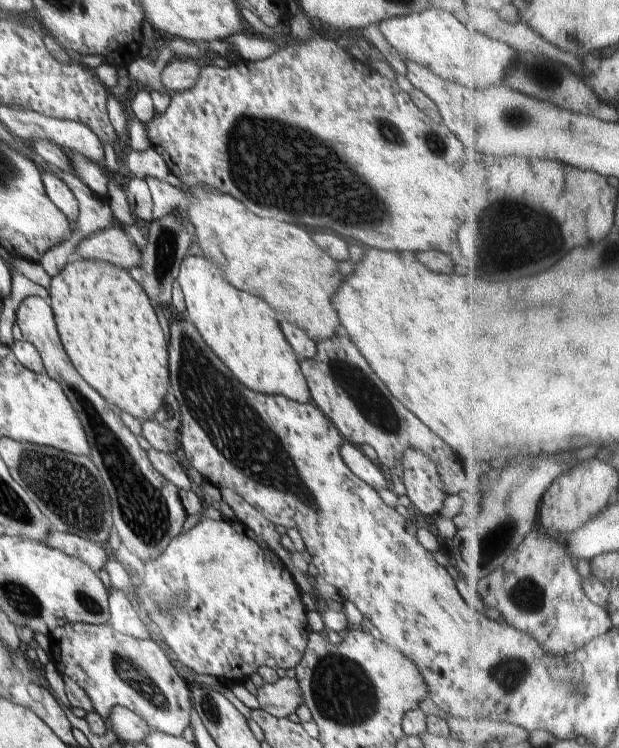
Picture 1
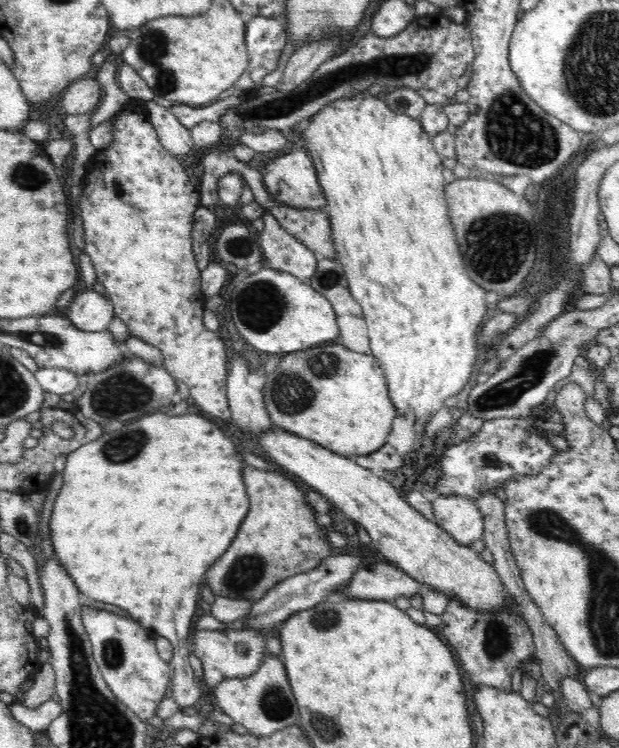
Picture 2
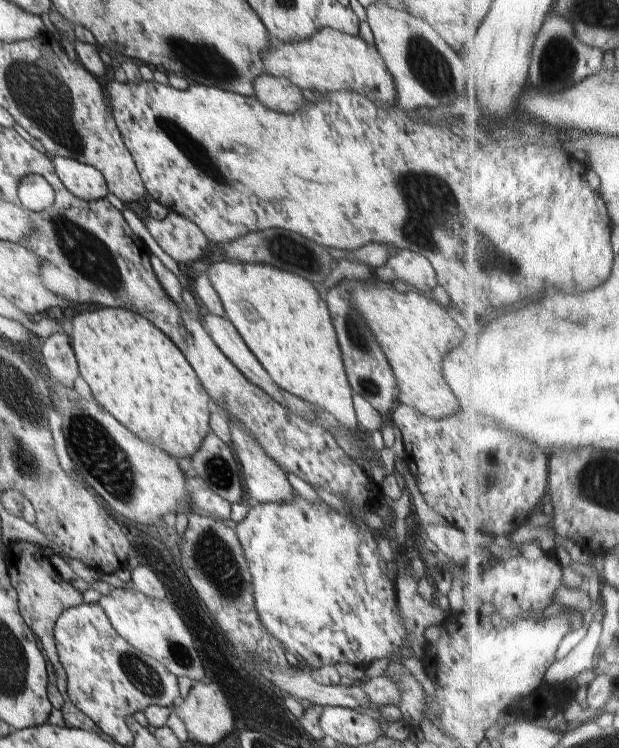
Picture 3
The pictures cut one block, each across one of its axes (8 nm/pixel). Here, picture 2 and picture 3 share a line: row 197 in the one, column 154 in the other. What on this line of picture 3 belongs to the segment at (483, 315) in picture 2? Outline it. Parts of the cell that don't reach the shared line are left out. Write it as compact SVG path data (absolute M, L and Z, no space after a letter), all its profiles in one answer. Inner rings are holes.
M103 307L76 314L69 333L79 376L88 383L101 407L138 438L150 441L150 444L176 459L193 457L198 452L204 438L211 431L210 414L213 405L200 378L175 342L147 318L127 308Z

